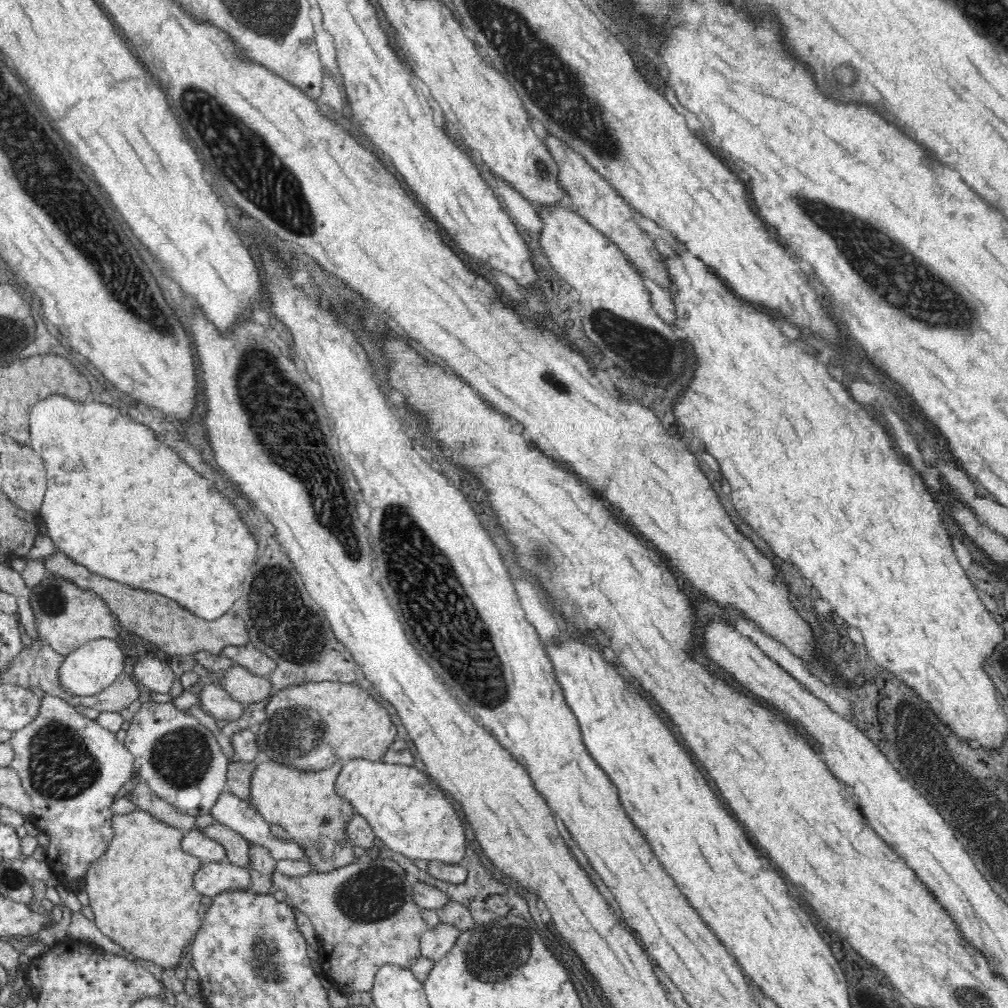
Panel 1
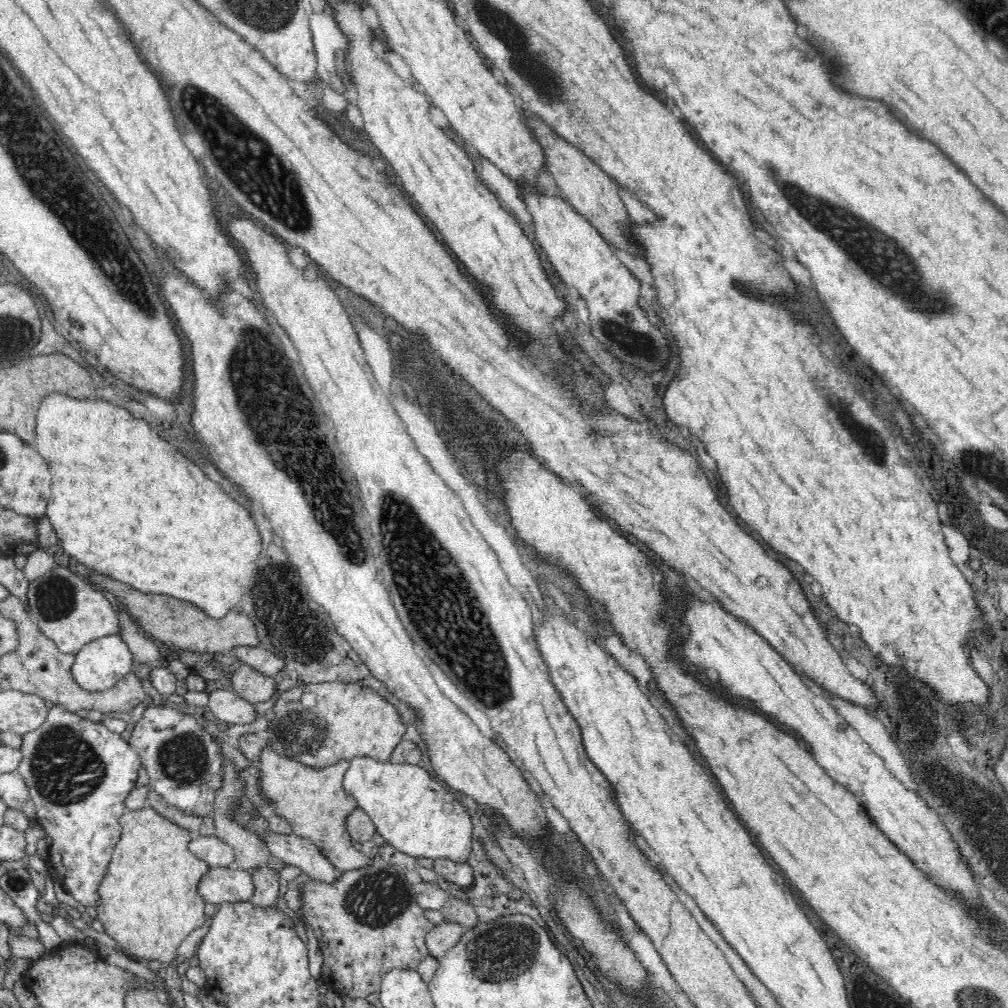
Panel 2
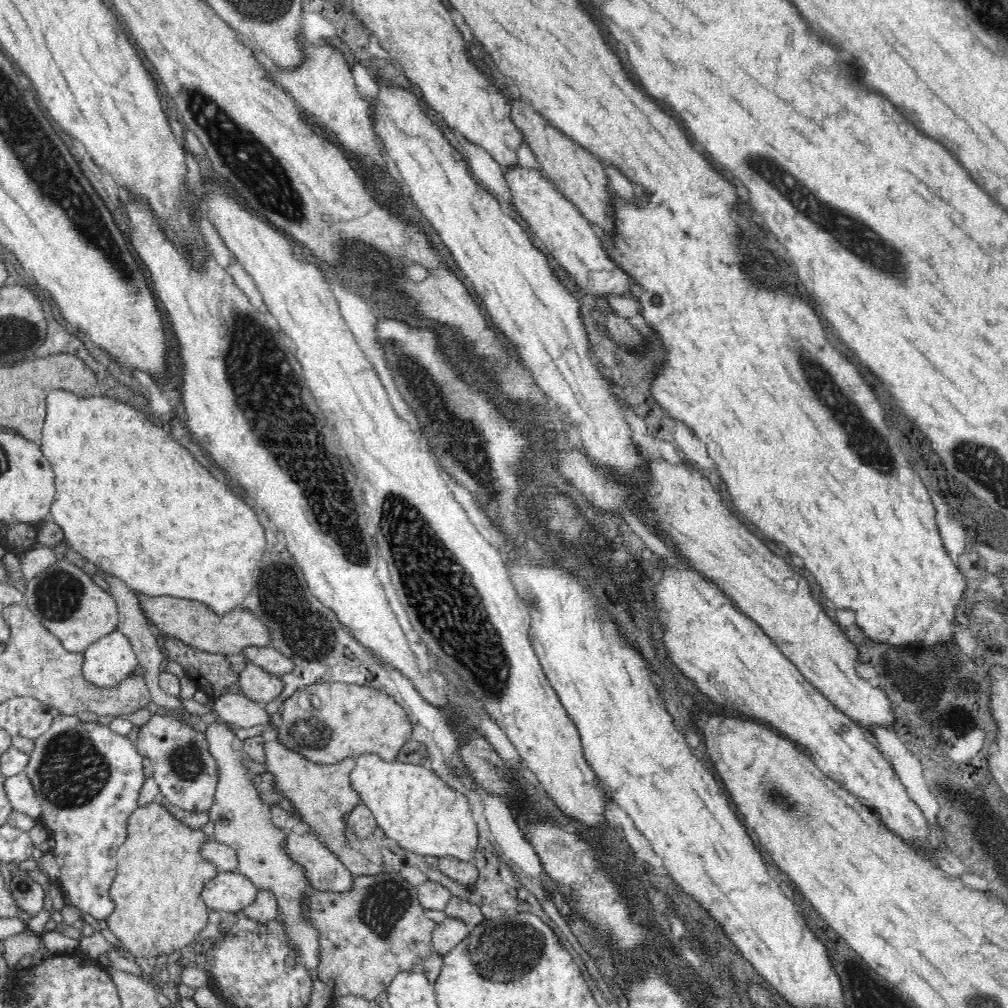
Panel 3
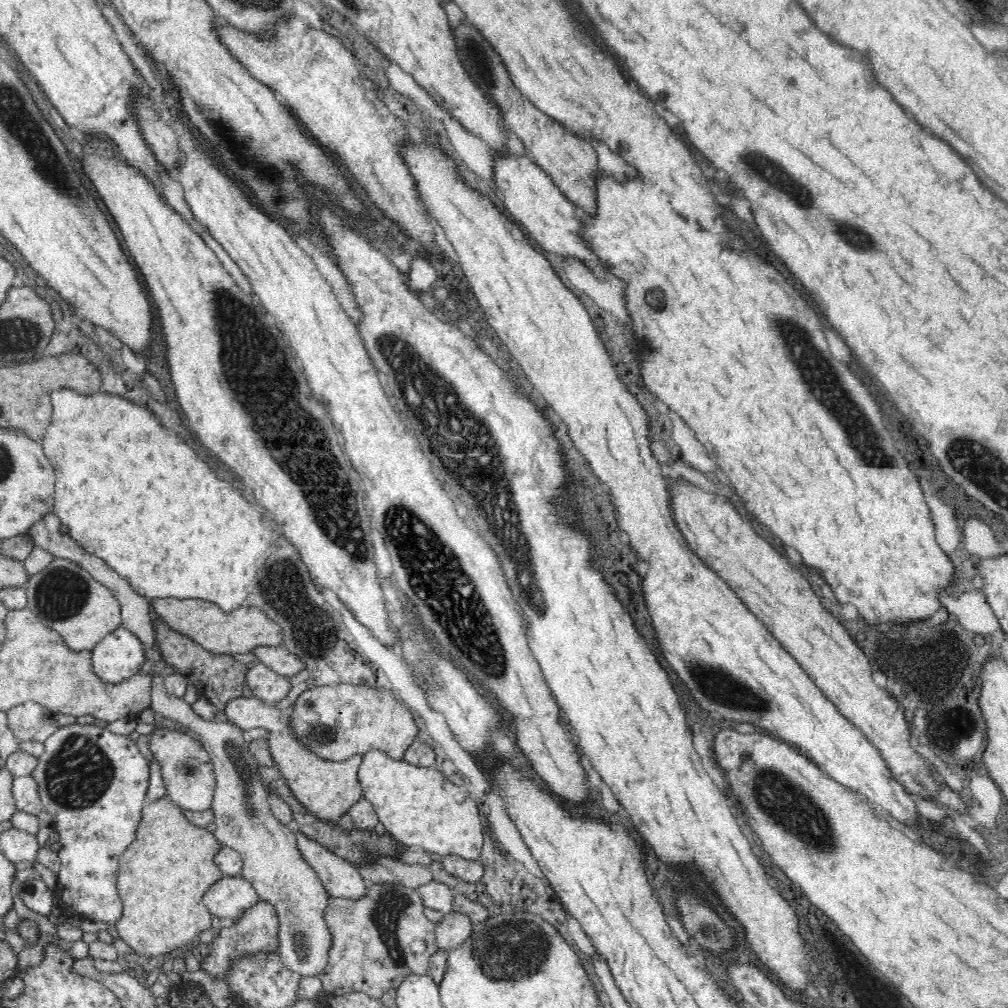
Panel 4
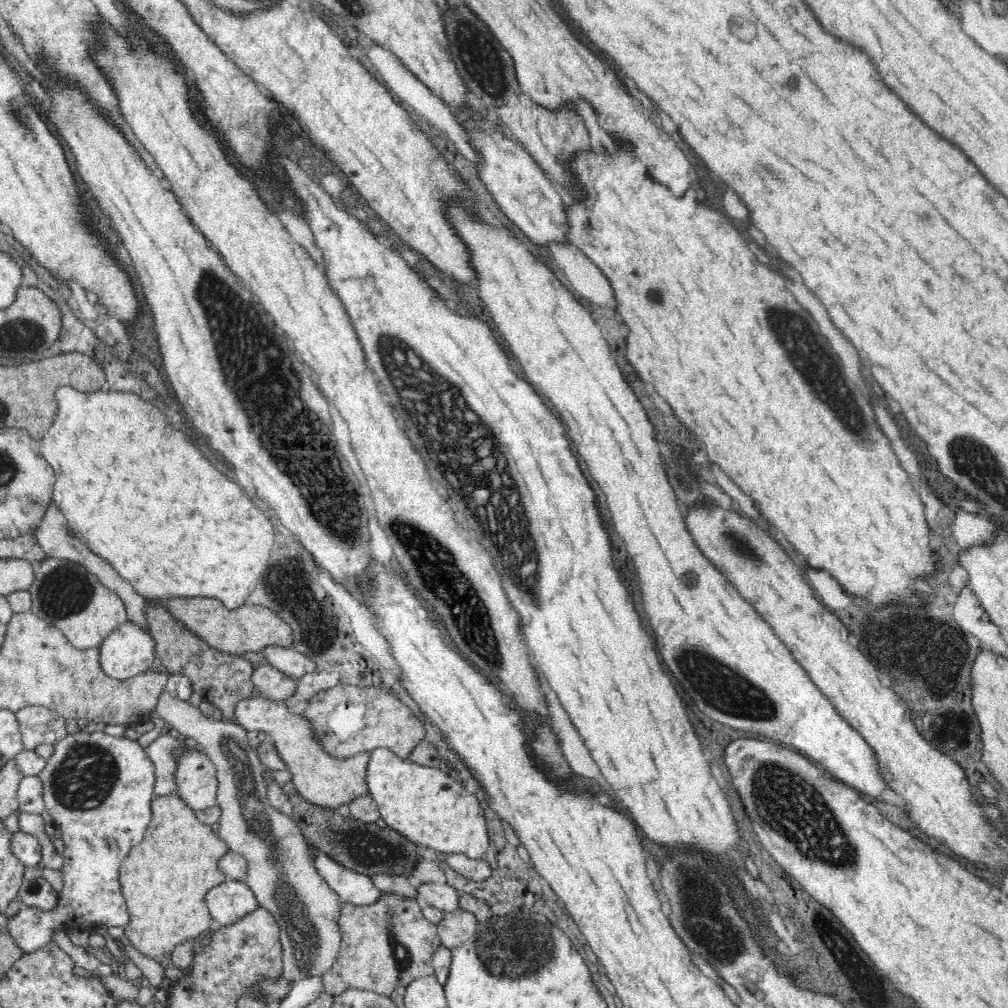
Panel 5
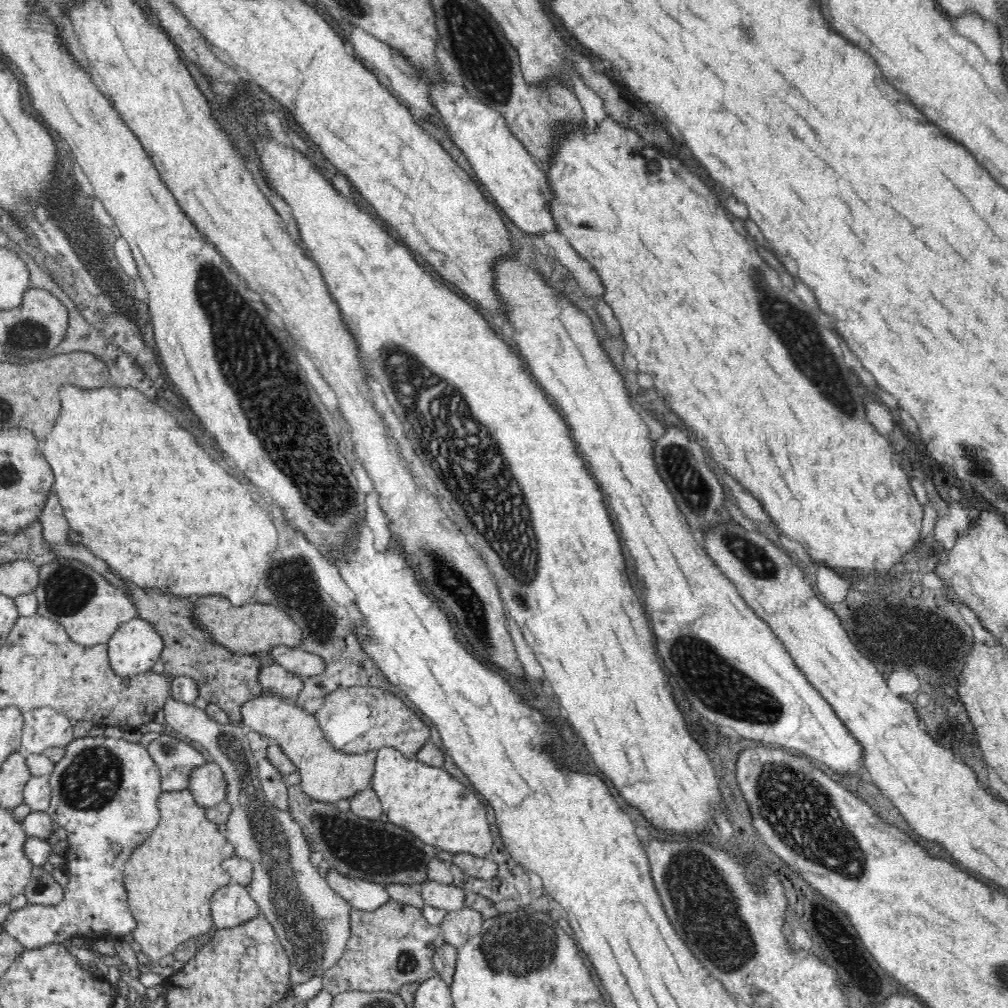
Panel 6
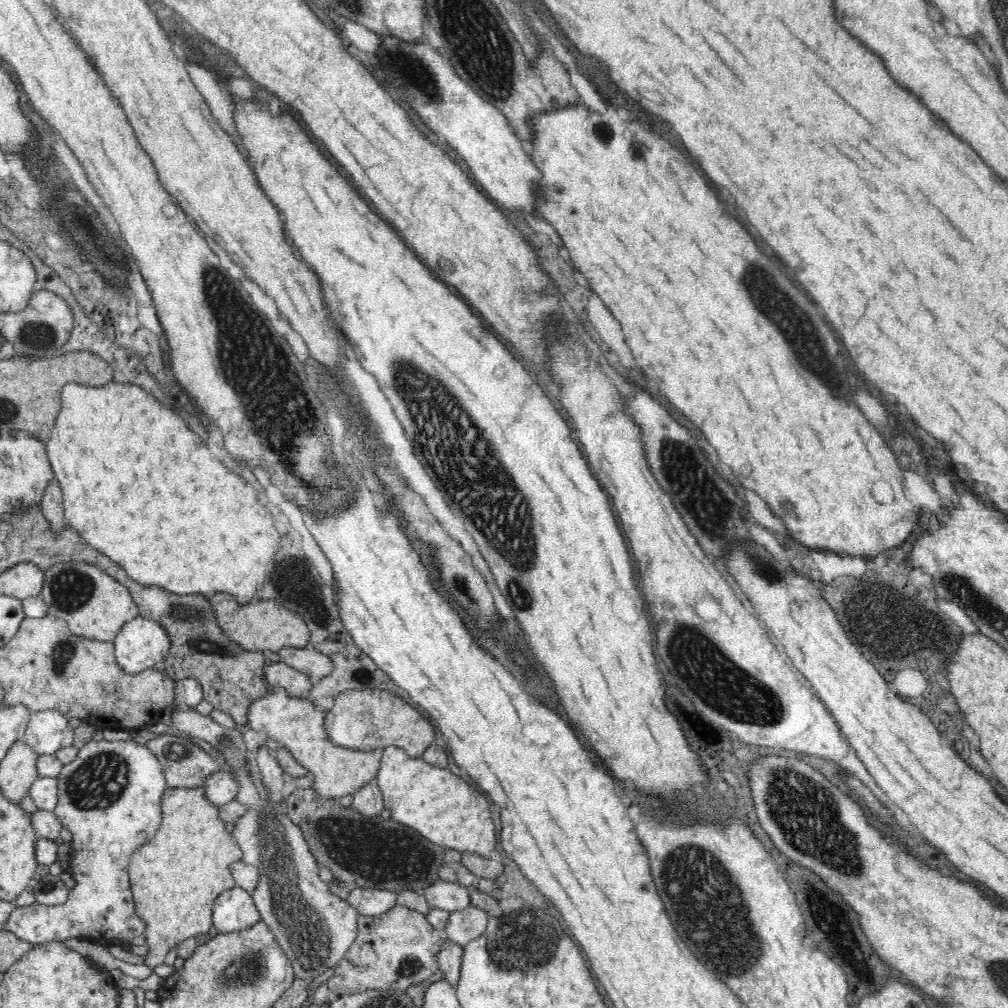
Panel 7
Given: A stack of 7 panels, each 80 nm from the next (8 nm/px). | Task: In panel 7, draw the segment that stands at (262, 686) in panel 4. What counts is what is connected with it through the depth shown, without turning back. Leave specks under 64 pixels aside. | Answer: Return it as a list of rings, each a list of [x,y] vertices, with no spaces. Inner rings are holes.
[[[284,661],[268,662],[264,667],[264,679],[274,688],[284,688],[290,697],[304,697],[312,690],[308,675],[289,667]]]

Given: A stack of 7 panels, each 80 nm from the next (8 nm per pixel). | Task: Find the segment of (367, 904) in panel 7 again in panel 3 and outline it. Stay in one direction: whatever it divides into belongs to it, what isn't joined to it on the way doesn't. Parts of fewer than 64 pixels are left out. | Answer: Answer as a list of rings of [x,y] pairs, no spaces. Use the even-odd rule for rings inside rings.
[[[290,831],[284,853],[305,869],[310,886],[317,890],[346,892],[352,888],[354,876],[318,837]]]

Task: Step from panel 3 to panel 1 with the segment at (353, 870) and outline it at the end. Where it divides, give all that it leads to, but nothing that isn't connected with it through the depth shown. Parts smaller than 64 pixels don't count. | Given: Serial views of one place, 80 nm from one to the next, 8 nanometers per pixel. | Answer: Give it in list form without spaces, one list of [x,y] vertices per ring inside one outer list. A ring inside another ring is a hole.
[[[258,762],[250,780],[249,804],[272,825],[280,825],[289,838],[308,855],[312,871],[324,872],[357,863],[352,851],[354,843],[348,838],[346,828],[355,810],[348,801],[336,793],[334,782],[340,774],[342,763],[333,763],[320,771],[293,770],[280,762]]]

